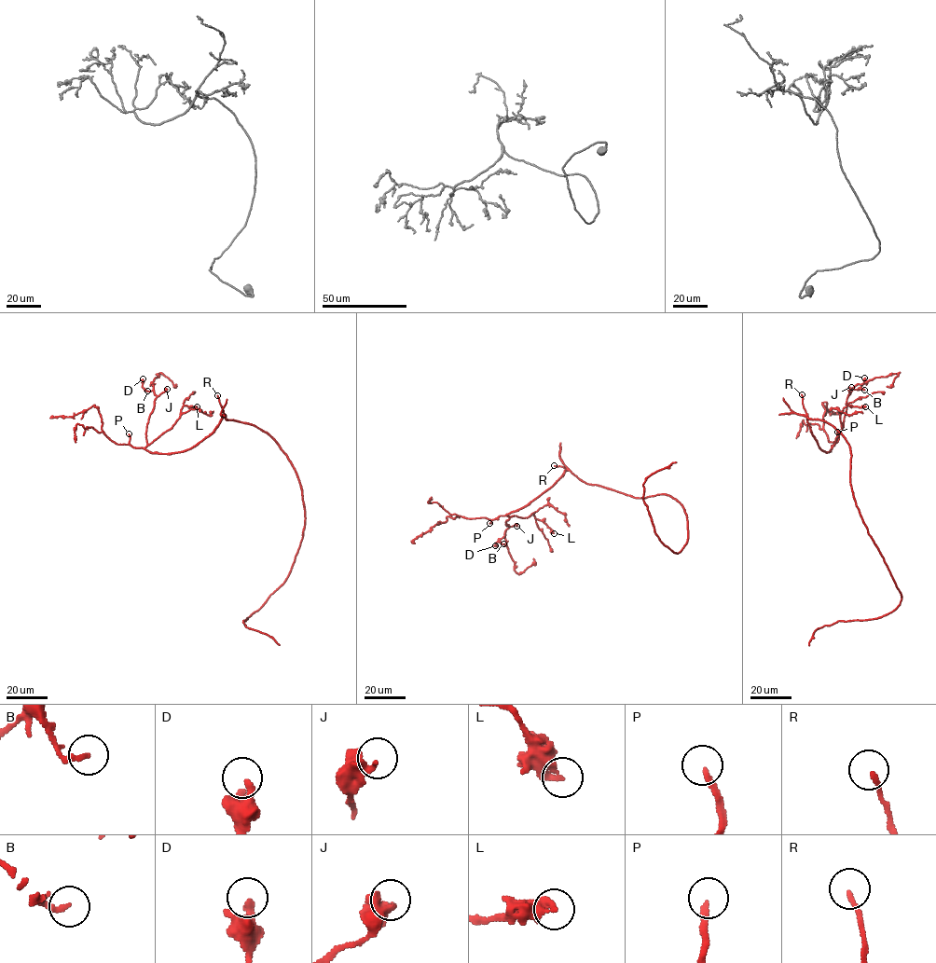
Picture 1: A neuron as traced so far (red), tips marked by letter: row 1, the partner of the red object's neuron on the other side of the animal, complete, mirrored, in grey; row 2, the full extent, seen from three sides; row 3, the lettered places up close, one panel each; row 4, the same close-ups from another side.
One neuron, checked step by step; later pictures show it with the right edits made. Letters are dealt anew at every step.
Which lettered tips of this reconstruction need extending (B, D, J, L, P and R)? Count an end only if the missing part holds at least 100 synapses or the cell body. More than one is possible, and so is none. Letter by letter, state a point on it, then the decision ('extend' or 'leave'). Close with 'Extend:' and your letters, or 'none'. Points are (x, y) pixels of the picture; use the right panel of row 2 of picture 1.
B: (864, 390) | leave
D: (864, 378) | leave
J: (851, 387) | leave
L: (865, 406) | leave
P: (837, 432) | extend
R: (802, 394) | leave
Extend: P

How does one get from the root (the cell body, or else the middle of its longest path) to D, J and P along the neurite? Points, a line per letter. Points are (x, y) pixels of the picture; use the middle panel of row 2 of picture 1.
D: (635, 498), (586, 484), (567, 470), (552, 486), (506, 515), (509, 517), (505, 524), (509, 527), (495, 545)
J: (635, 498), (586, 484), (567, 470), (552, 486), (527, 504), (506, 515), (509, 517), (505, 525), (516, 526)
P: (635, 498), (586, 484), (567, 470), (552, 486), (527, 504), (500, 515), (489, 523)

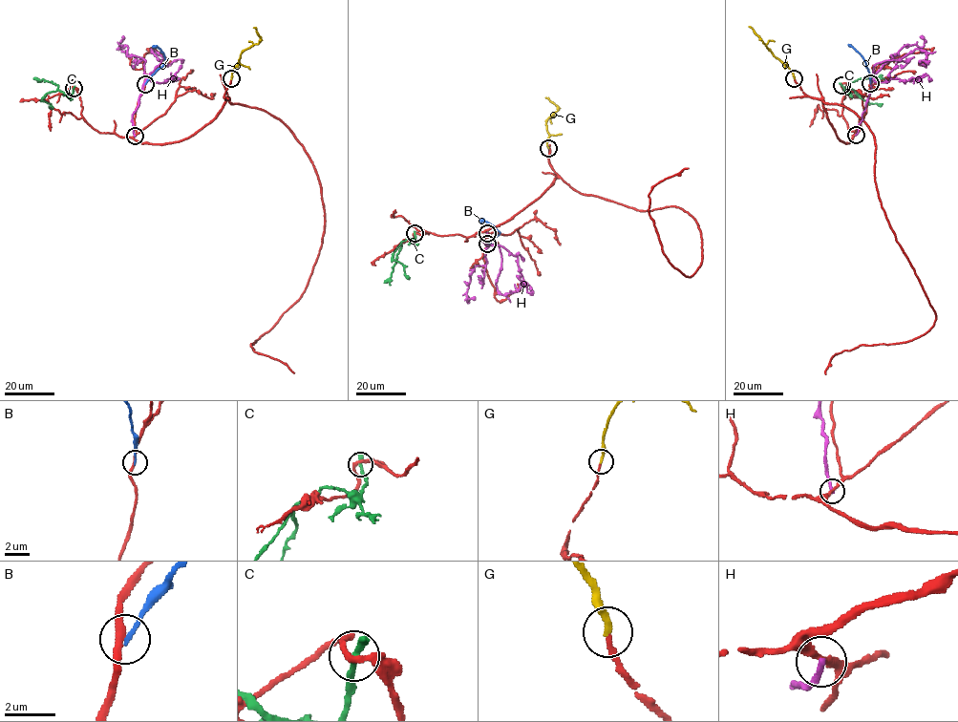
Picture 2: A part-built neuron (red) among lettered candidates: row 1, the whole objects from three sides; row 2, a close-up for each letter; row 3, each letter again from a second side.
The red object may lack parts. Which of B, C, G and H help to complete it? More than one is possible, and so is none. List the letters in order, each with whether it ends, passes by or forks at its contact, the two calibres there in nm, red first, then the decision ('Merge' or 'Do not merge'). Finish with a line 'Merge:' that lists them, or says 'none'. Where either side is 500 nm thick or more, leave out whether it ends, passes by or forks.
B: It ends there. Thickness 240 nm (red) against 160 nm. Do not merge
C: It ends there. Thickness 260 nm (red) against 380 nm. Do not merge
G: It ends there. Thickness 180 nm (red) against 240 nm. Merge
H: It ends there. Thickness 240 nm (red) against 240 nm. Do not merge
Merge: G

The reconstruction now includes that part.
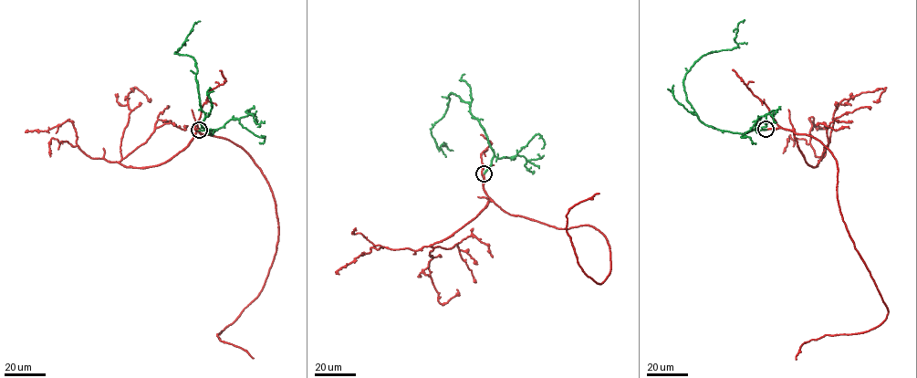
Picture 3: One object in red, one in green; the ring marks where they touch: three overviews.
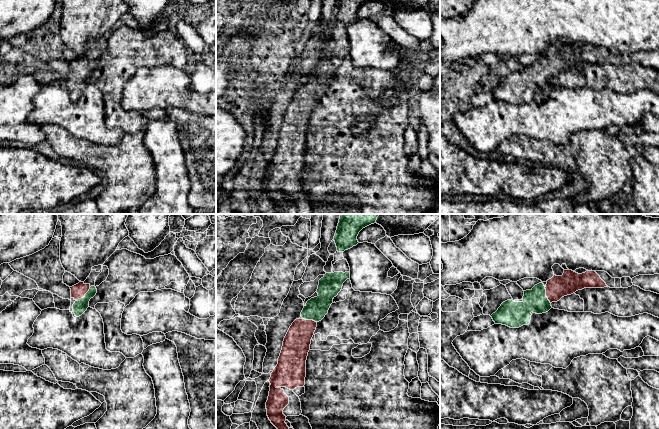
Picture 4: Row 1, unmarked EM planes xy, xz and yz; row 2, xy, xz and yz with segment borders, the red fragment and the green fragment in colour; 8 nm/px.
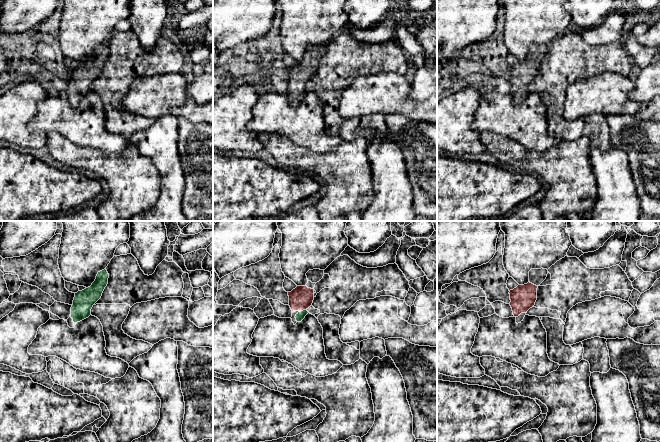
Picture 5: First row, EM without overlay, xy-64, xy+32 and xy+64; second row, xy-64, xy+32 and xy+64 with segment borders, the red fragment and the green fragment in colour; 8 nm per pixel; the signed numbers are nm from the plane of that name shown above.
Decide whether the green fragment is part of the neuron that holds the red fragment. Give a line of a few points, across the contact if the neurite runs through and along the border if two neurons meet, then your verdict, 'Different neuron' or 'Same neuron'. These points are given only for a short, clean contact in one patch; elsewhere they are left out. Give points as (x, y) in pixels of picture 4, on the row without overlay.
Line: xy (78, 67), (84, 71), (80, 82). Same neuron

